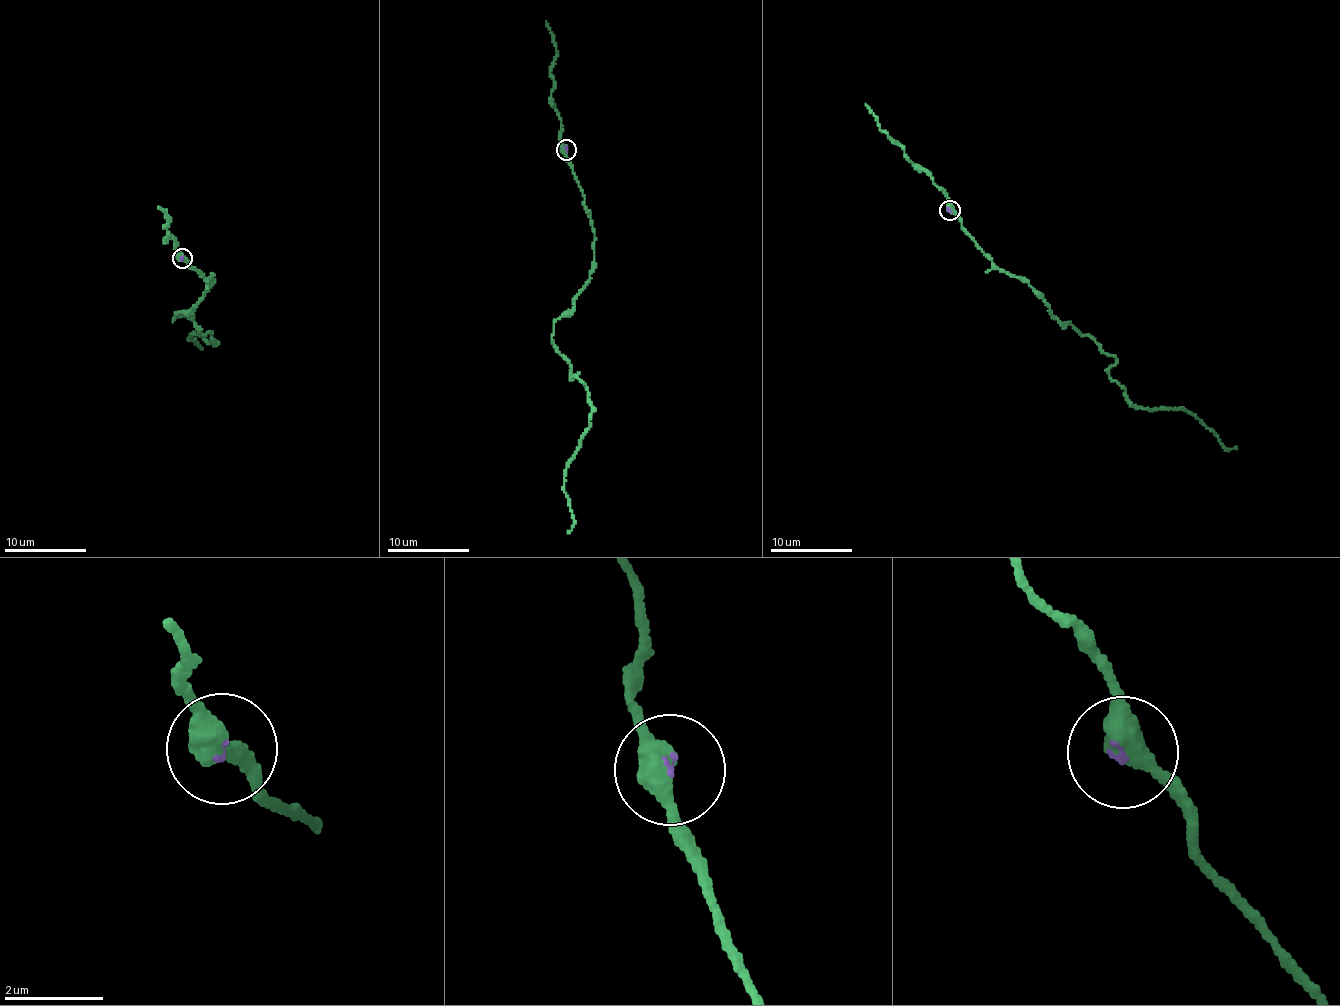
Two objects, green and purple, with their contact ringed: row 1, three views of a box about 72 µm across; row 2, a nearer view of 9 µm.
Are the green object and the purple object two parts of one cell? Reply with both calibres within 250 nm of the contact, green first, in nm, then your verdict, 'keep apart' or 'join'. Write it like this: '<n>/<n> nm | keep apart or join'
480/70 nm | join

